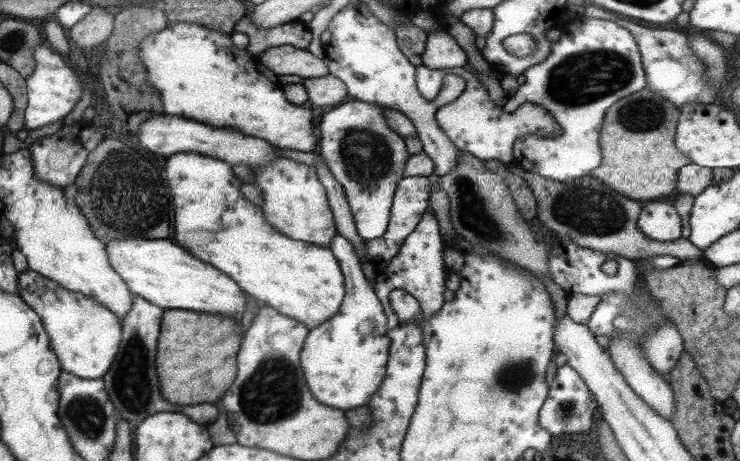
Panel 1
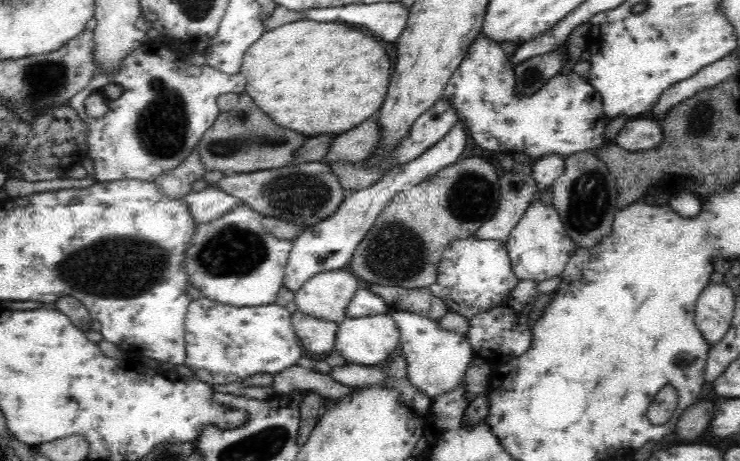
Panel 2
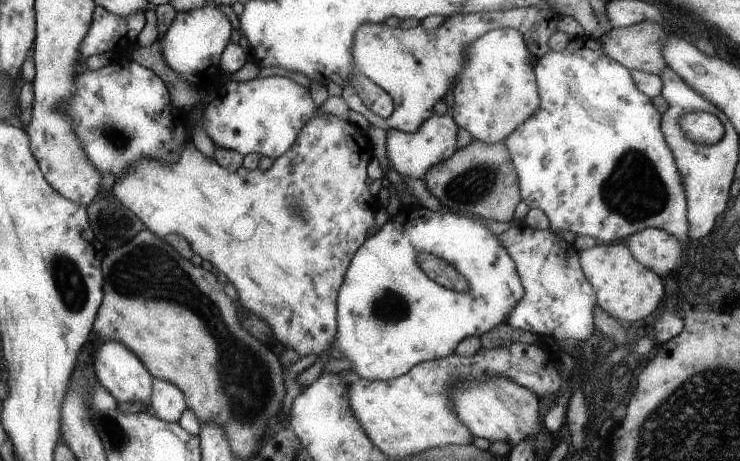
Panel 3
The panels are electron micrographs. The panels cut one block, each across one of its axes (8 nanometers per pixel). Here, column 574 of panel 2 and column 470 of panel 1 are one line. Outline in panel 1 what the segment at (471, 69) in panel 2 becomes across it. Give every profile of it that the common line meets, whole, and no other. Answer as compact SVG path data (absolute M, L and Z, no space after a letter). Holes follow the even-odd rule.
M427 66L415 68L415 82L417 92L425 102L433 102L441 90L441 82L445 74L455 74L465 80L465 90L449 104L443 104L435 112L435 120L439 124L439 130L455 144L455 150L467 152L473 158L481 162L513 162L513 144L521 136L559 136L559 126L549 116L549 112L533 106L533 104L521 104L513 114L501 112L491 100L485 90L485 86L479 84L477 78L467 74L463 68L443 68L443 70L429 70Z

